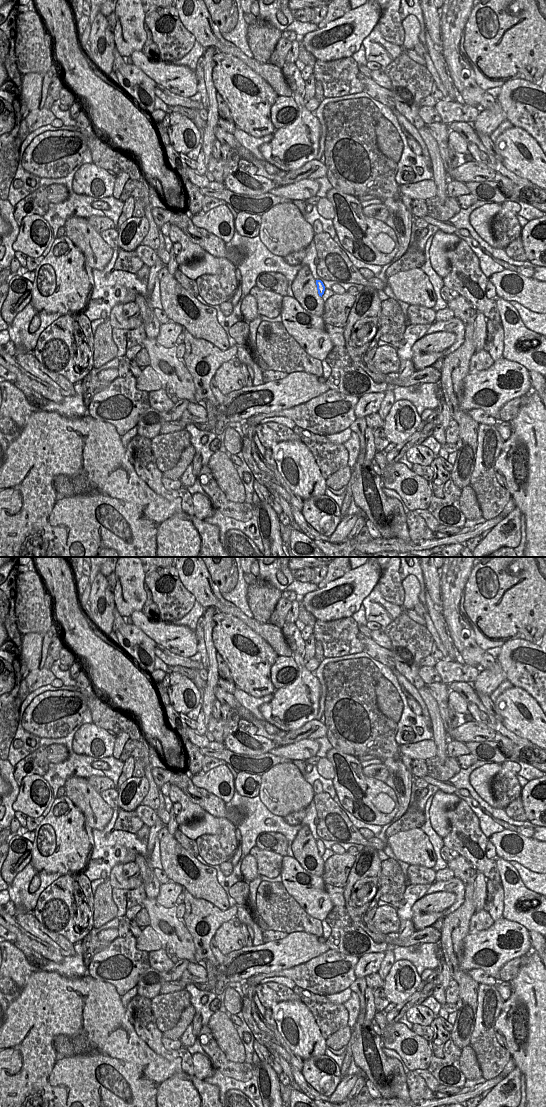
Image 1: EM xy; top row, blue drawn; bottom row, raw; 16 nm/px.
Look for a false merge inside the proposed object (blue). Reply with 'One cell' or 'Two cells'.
One cell.

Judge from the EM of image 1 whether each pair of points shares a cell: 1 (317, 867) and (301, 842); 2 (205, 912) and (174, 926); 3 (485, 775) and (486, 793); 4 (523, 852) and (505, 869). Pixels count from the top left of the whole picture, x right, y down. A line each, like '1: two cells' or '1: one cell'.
1: one cell
2: two cells
3: one cell
4: two cells

